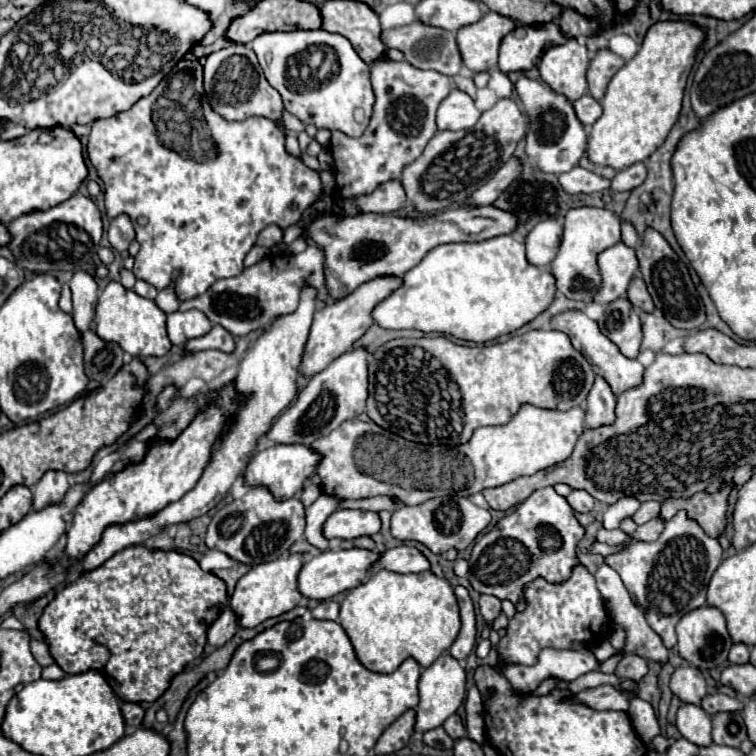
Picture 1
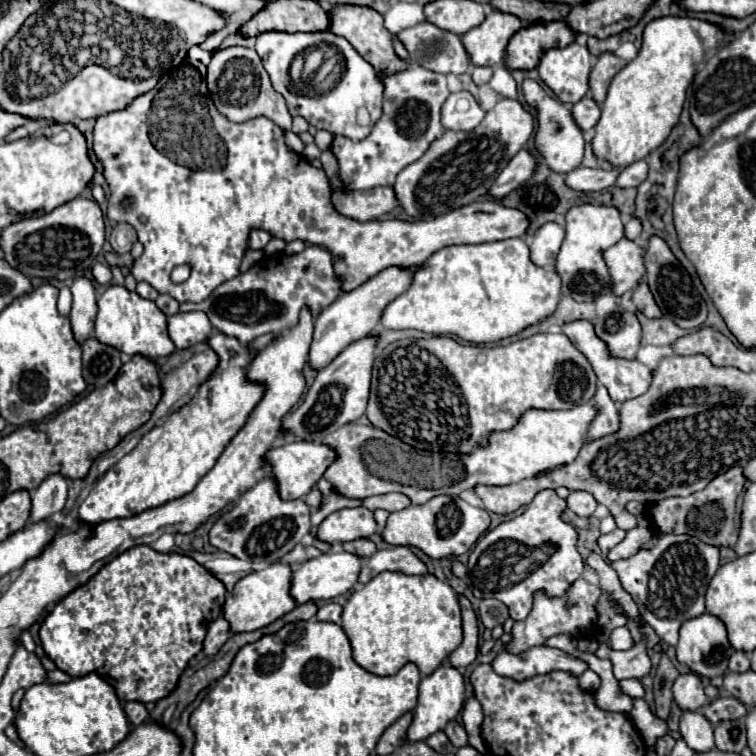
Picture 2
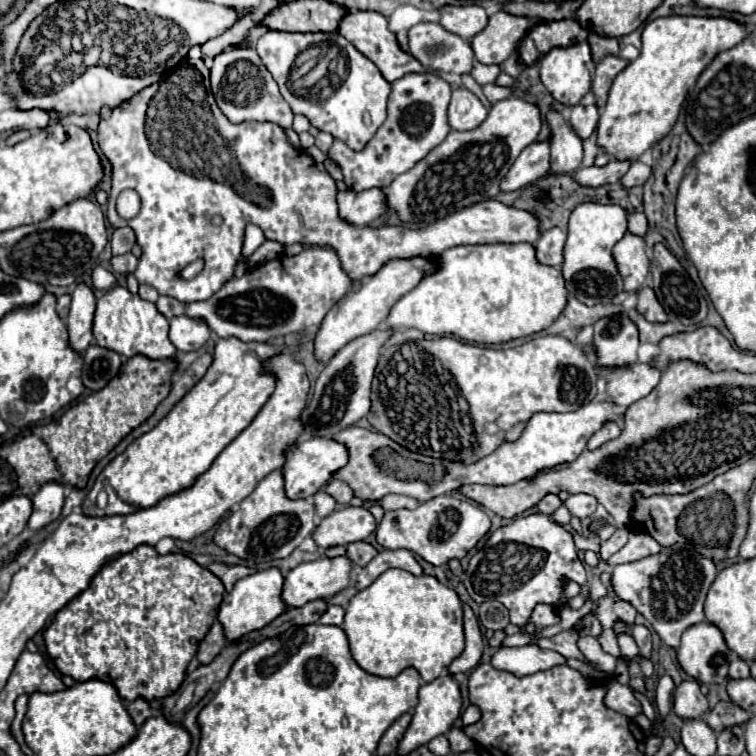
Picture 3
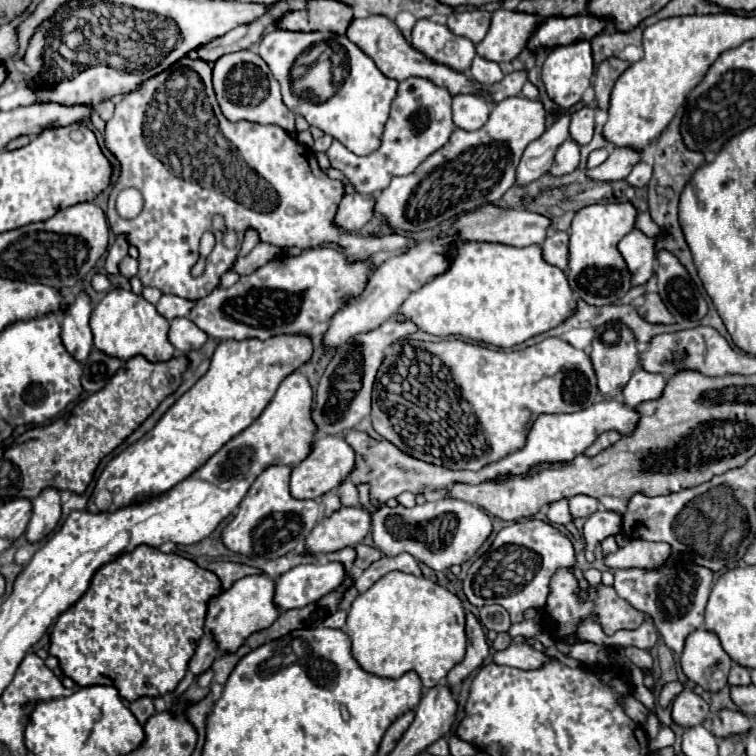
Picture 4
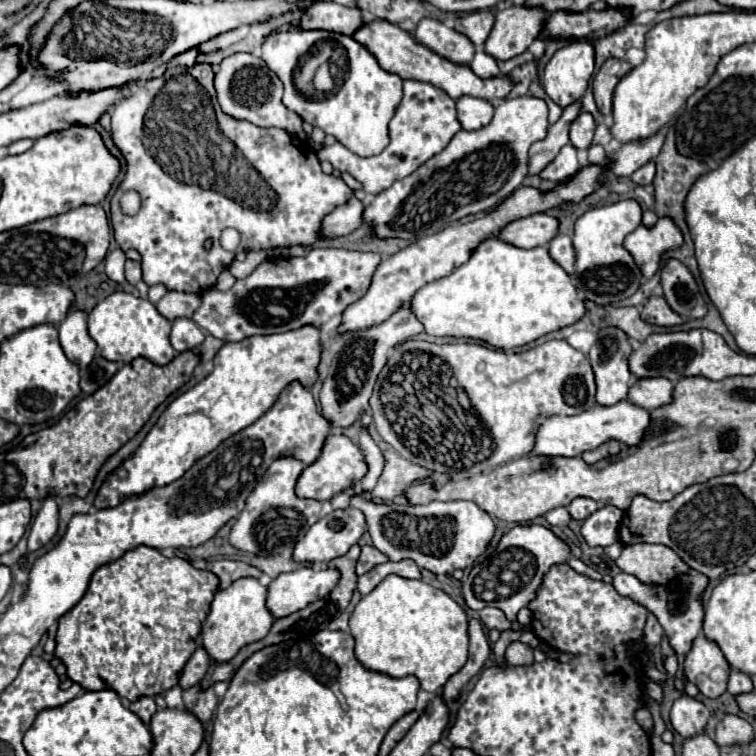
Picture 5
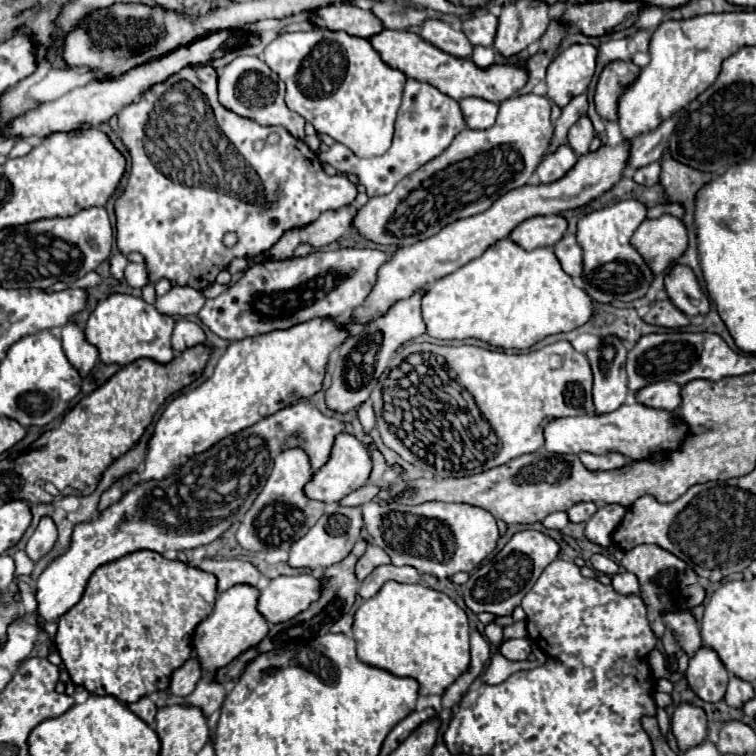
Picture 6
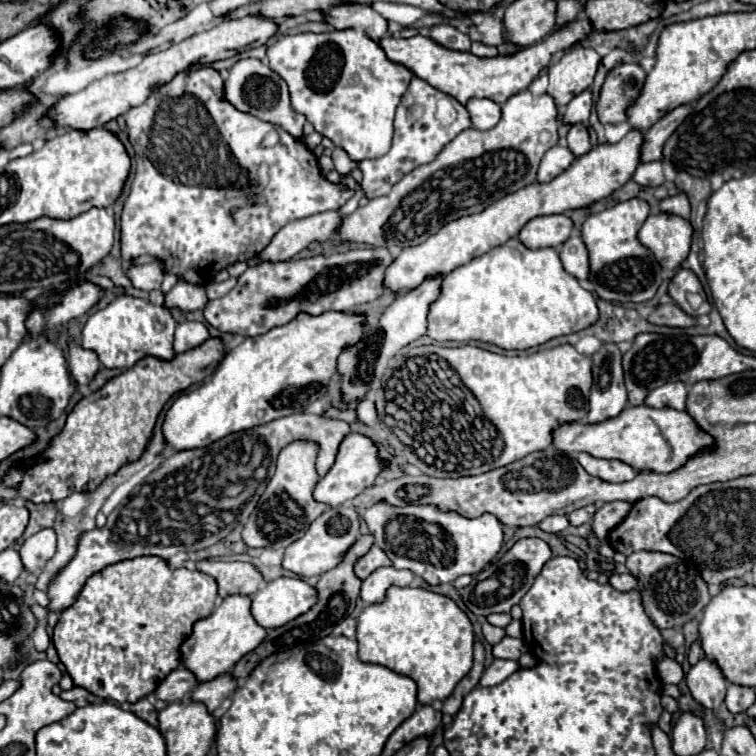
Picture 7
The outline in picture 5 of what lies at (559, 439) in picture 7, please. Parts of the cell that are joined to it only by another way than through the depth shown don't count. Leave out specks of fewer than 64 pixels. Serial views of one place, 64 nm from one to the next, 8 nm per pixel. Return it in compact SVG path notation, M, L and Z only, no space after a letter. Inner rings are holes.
M620 400L614 406L594 406L578 416L550 416L546 418L538 432L536 432L536 442L534 448L530 450L528 456L580 456L586 450L594 450L600 444L604 444L610 438L620 440L626 446L638 444L642 438L644 430L650 426L650 412L644 408L634 406L628 400Z

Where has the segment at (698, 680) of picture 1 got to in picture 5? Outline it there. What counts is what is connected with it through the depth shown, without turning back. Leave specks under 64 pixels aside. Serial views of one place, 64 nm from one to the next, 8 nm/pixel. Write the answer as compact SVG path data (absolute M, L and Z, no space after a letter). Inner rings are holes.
M688 694L680 696L674 702L672 712L670 712L672 728L678 734L682 734L682 738L690 738L690 736L702 732L706 728L708 718L710 718L708 708L700 700L696 700L696 698L688 696Z

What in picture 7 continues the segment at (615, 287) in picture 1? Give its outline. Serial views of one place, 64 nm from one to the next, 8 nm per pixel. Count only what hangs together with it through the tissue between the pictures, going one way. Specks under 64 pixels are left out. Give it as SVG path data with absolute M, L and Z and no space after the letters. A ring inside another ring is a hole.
M650 214L638 230L642 246L654 252L654 258L662 268L676 270L690 252L692 226L688 220L674 214Z

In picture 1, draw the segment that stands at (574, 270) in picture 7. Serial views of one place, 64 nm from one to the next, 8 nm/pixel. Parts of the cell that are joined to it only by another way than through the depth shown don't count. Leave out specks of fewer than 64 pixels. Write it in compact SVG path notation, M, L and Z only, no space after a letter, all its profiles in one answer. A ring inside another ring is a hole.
M556 220L538 222L526 236L526 258L534 266L548 266L560 246L562 226Z

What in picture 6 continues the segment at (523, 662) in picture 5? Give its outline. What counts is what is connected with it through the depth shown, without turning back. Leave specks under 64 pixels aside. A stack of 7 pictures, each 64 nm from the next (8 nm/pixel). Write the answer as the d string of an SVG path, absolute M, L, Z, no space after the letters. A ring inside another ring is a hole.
M508 640L500 646L500 652L508 658L508 660L528 660L532 648L528 646L528 640Z

